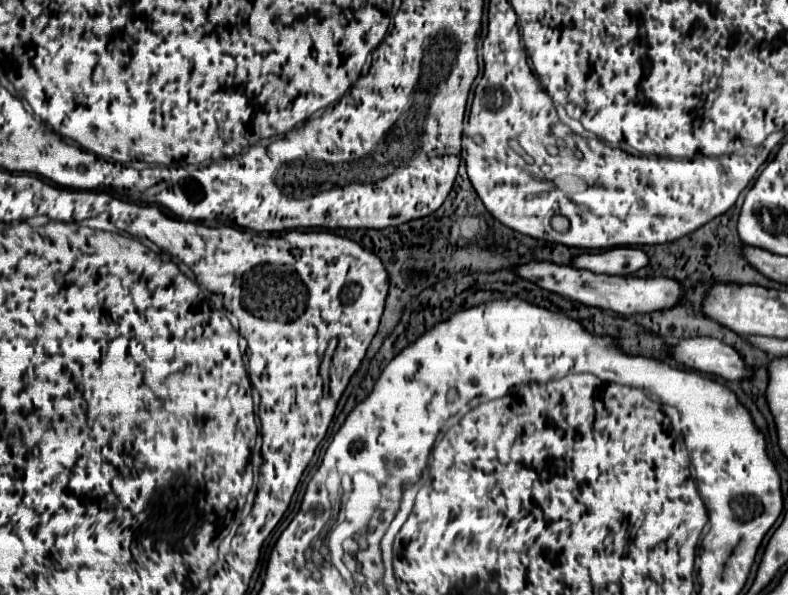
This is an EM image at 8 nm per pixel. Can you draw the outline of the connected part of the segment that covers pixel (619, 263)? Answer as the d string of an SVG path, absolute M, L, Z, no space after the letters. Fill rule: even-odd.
M630 246L610 248L600 254L582 254L574 260L574 264L580 268L592 270L596 274L610 274L610 276L636 274L640 268L646 268L648 262L650 258L644 250Z

